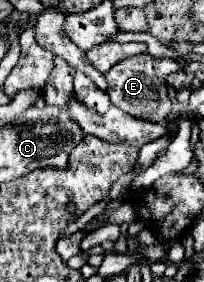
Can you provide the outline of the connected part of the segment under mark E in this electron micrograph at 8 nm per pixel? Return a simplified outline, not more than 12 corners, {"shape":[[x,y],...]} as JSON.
{"shape":[[149,53],[105,73],[111,103],[161,123],[165,77],[183,65]]}

